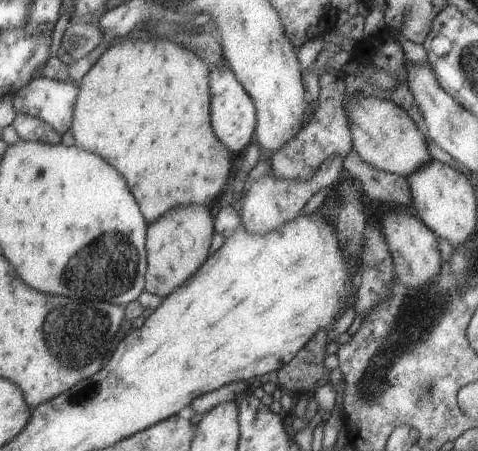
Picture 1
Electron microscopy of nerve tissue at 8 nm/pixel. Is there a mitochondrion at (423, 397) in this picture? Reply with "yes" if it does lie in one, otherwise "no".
yes

